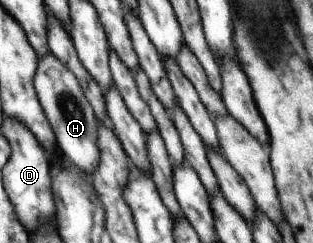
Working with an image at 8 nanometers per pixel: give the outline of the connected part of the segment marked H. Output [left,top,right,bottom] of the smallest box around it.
[34,55,100,175]

